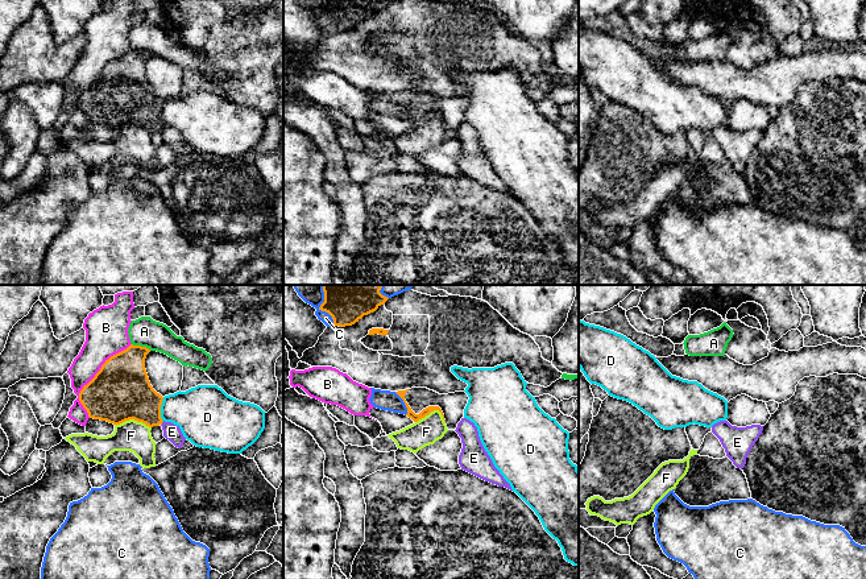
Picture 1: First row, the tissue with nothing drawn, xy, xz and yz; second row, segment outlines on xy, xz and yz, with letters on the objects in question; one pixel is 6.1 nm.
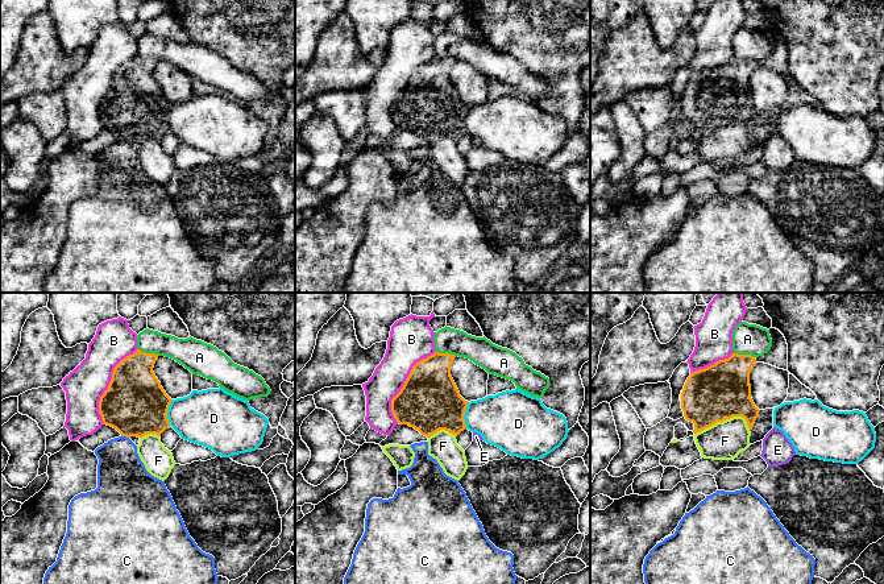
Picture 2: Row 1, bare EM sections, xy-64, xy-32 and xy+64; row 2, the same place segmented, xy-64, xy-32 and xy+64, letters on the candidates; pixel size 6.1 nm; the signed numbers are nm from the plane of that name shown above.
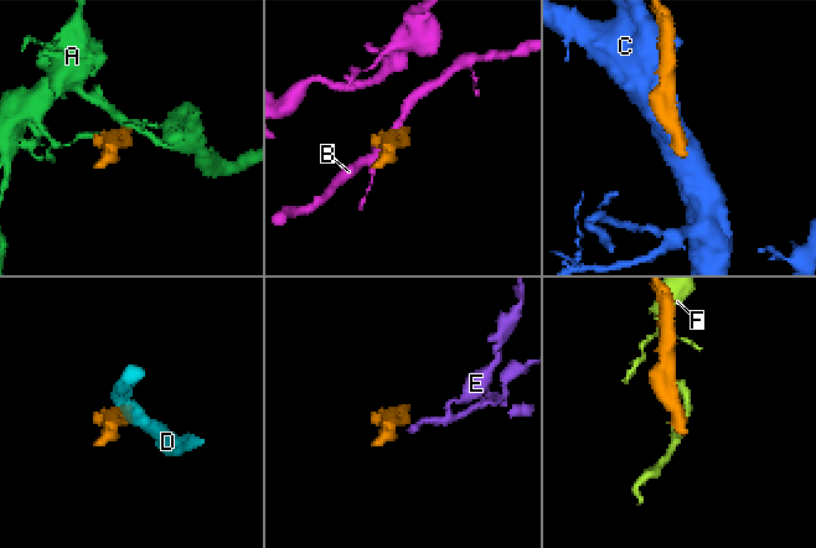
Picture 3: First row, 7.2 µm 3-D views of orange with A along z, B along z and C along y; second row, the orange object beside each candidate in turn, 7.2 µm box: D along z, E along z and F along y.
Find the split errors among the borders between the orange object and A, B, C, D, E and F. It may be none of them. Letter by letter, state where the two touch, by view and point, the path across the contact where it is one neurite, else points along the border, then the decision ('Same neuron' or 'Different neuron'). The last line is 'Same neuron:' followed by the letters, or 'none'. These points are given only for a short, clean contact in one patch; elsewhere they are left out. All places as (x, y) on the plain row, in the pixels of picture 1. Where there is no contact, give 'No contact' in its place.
A: Touches orange at xy (140, 50). Boundary: xy (132, 48), (150, 54). Different neuron
B: Touches orange at xy (94, 82). Different neuron
C: Touches orange at xz (323, 15). Different neuron
D: Touches orange at xy (160, 114). Different neuron
E: Touches orange at xy (161, 128). Boundary: xy (164, 125), (161, 129). Different neuron
F: Touches orange at xy (133, 123). Different neuron
Same neuron: none

